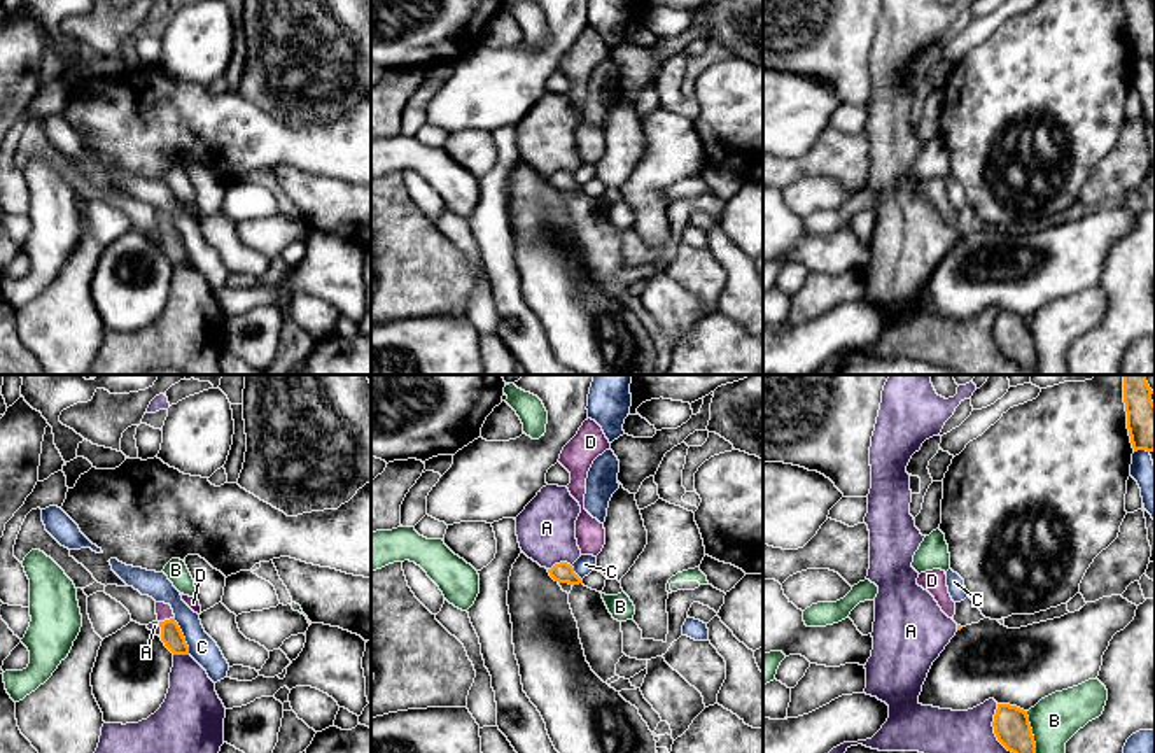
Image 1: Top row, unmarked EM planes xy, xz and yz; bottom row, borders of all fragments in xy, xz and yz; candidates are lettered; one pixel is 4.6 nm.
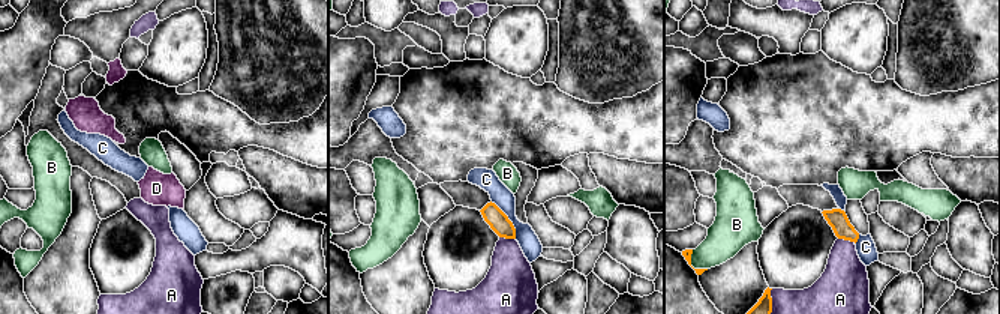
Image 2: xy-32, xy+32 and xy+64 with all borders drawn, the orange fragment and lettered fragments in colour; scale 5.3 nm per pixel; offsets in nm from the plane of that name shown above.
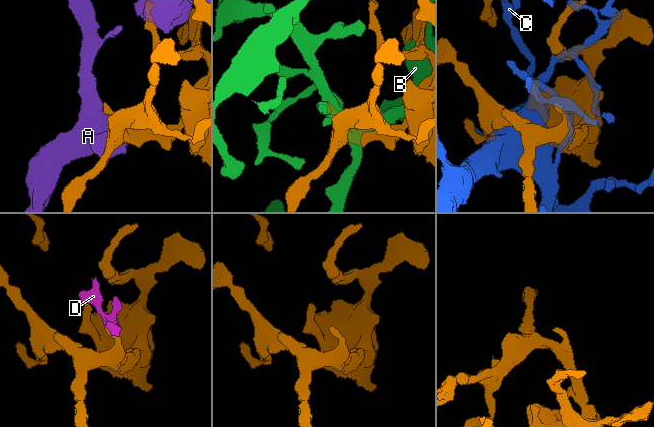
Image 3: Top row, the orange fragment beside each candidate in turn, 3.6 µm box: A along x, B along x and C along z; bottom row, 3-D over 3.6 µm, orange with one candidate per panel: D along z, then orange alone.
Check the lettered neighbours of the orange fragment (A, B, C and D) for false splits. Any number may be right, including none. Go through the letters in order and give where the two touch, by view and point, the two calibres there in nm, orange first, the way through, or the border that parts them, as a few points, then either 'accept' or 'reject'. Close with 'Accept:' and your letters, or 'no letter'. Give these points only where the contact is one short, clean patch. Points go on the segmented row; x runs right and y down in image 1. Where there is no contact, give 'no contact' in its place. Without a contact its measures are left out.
A: meets orange in yz at (994, 729); 170 nm thick on the orange side, 200 nm on the other; reject
B: meets orange in yz at (1031, 732); 170 nm thick on the orange side, 220 nm on the other; reject
C: meets orange in xy at (182, 636); 100 nm thick on the orange side, 120 nm on the other; reject
D: meets orange in xy at (167, 620); 100 nm thick on the orange side, 70 nm on the other; runs through xy (172, 636), (167, 620), (163, 612); accept
Accept: D

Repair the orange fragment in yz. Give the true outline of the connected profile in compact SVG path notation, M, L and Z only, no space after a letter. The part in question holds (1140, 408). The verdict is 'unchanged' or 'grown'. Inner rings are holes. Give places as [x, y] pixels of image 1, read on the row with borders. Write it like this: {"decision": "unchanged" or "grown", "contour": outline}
{"decision": "unchanged", "contour": "M1146 375L1124 376L1124 403L1127 412L1127 429L1134 452L1155 450L1155 403L1153 391L1146 382Z"}

